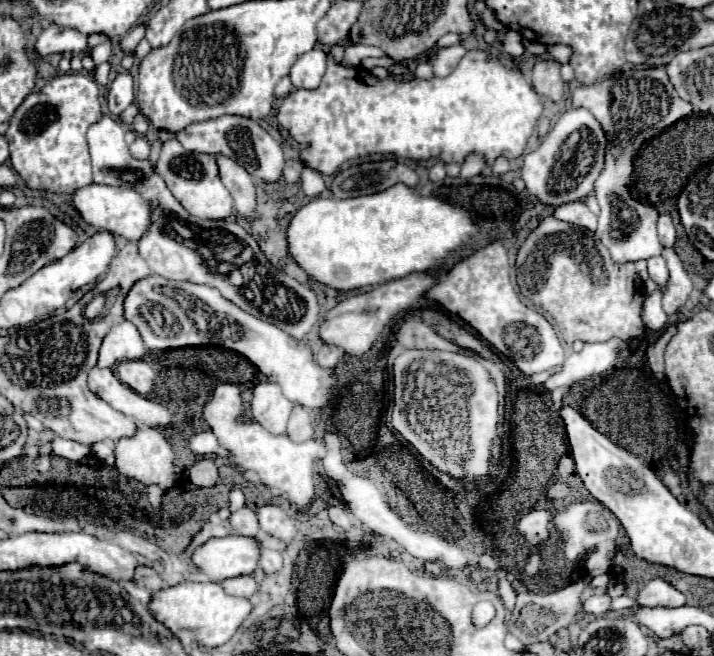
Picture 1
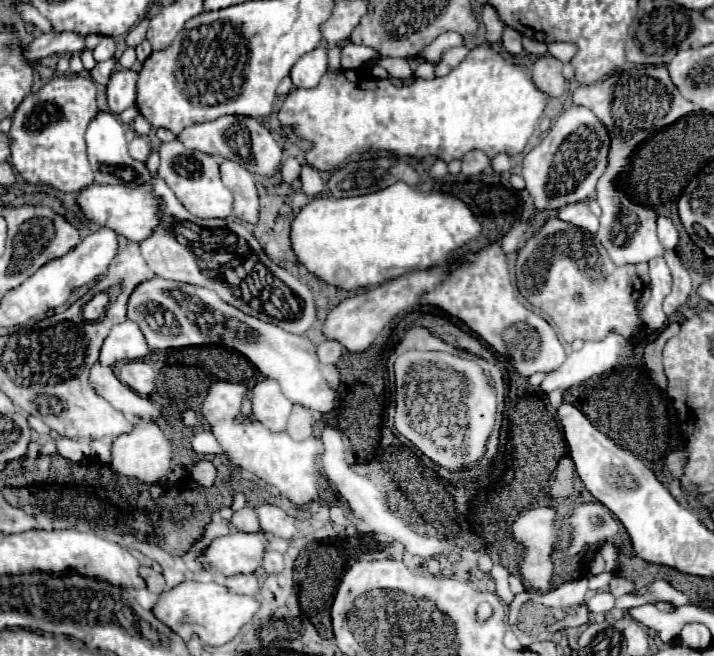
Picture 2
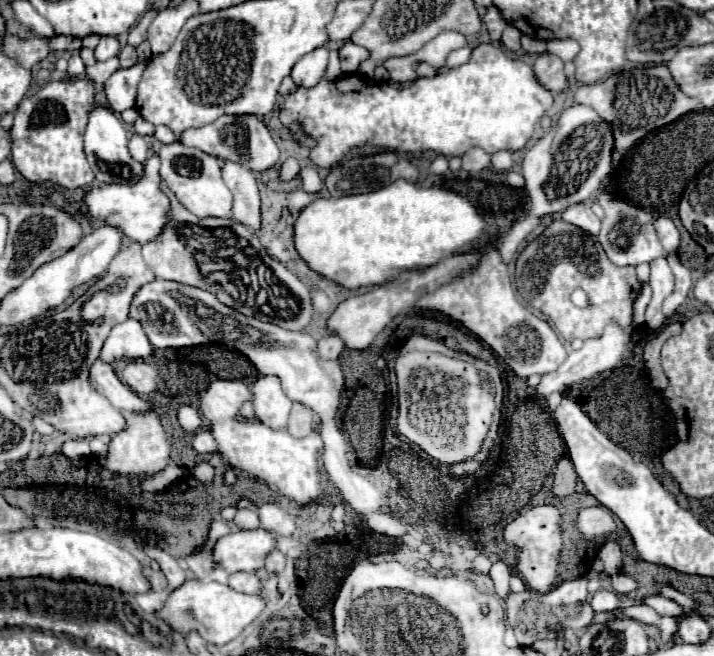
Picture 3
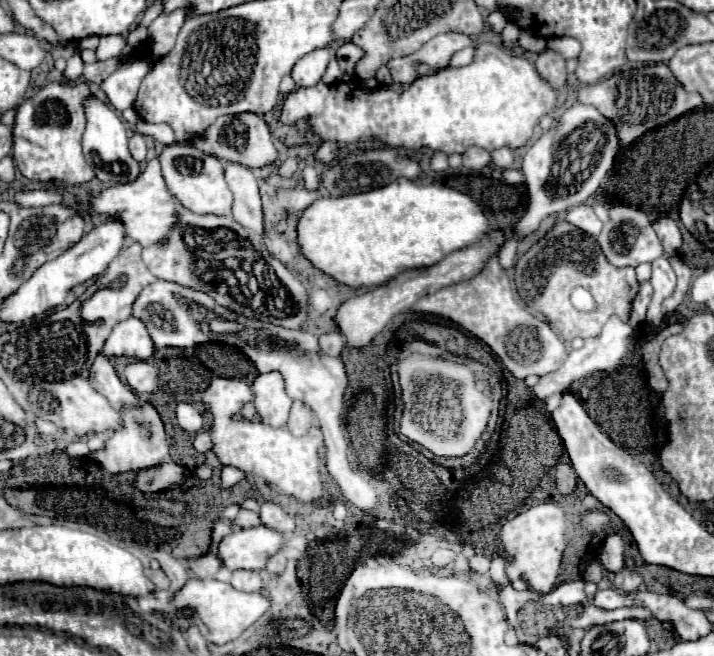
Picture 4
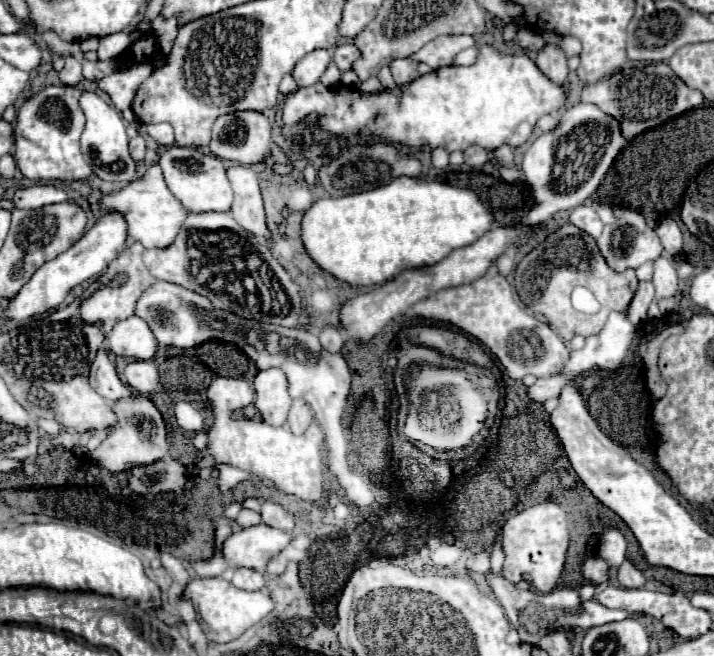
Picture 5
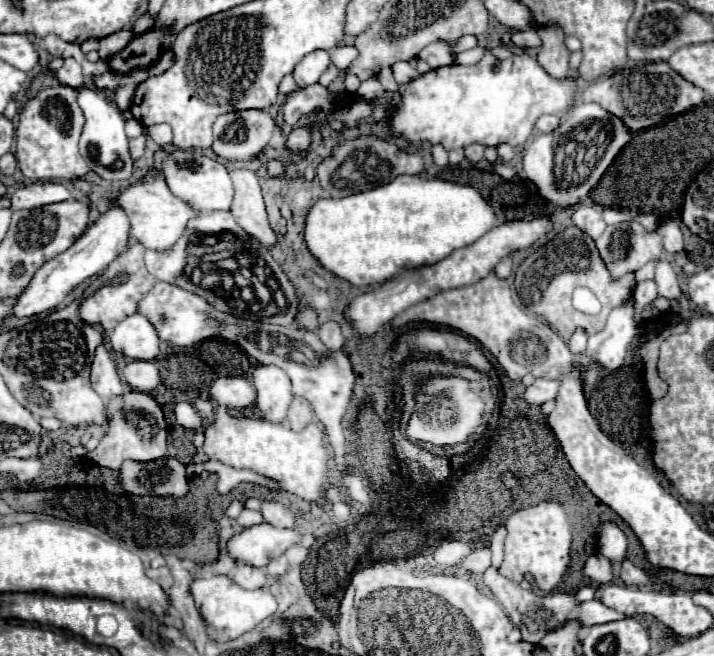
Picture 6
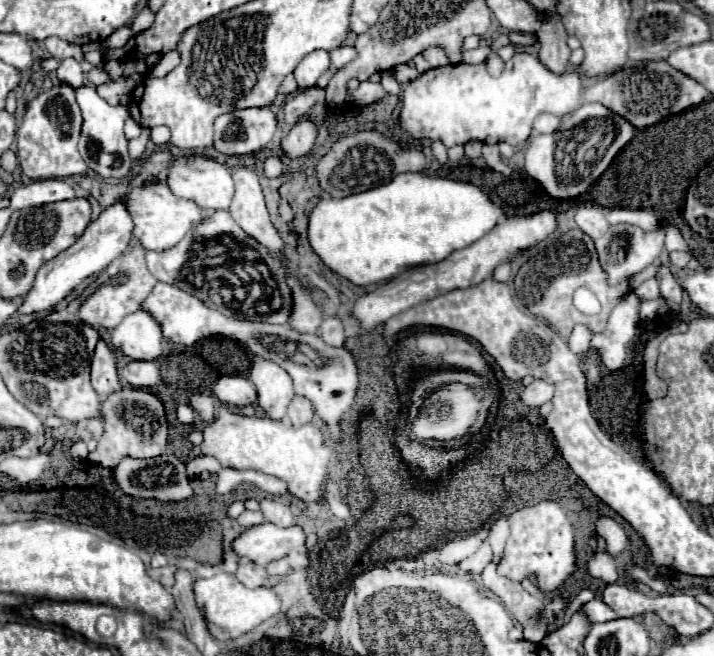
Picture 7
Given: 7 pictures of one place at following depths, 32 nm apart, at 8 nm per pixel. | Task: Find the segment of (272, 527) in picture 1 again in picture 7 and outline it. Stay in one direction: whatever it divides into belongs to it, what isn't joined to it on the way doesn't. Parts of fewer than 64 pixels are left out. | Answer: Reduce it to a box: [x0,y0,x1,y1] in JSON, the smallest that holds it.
[260,498,294,526]

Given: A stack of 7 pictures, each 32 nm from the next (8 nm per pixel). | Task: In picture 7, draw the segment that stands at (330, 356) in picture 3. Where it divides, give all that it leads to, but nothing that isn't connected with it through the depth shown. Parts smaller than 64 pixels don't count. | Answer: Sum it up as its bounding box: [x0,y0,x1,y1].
[318,316,344,346]

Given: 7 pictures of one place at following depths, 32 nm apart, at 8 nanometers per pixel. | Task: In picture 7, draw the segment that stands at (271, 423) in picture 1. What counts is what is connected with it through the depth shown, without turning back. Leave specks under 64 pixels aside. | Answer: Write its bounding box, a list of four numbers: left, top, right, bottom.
[250,356,294,420]

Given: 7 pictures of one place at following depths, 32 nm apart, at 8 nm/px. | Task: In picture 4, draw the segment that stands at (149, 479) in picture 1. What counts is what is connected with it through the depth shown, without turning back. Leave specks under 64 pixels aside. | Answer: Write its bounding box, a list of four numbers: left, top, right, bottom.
[90,402,168,474]

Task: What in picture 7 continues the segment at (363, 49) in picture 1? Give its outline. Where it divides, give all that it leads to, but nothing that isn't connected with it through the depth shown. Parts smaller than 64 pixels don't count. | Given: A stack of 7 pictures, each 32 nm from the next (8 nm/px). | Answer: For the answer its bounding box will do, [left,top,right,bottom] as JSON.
[330,46,356,68]

